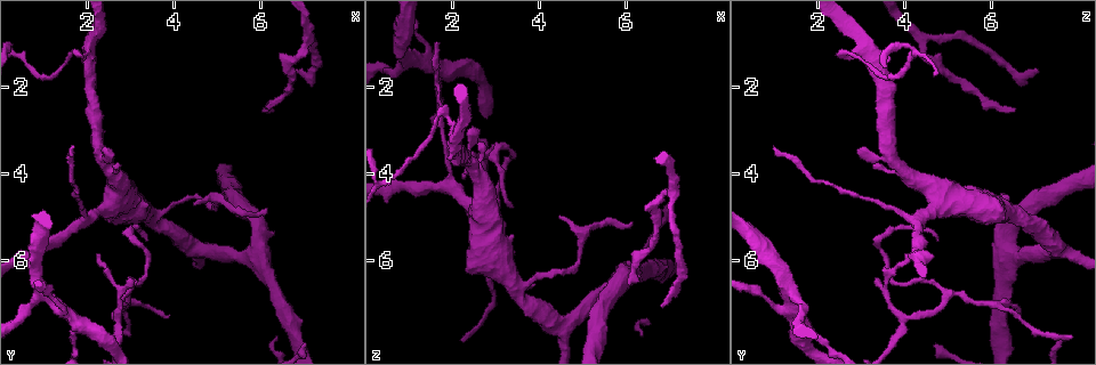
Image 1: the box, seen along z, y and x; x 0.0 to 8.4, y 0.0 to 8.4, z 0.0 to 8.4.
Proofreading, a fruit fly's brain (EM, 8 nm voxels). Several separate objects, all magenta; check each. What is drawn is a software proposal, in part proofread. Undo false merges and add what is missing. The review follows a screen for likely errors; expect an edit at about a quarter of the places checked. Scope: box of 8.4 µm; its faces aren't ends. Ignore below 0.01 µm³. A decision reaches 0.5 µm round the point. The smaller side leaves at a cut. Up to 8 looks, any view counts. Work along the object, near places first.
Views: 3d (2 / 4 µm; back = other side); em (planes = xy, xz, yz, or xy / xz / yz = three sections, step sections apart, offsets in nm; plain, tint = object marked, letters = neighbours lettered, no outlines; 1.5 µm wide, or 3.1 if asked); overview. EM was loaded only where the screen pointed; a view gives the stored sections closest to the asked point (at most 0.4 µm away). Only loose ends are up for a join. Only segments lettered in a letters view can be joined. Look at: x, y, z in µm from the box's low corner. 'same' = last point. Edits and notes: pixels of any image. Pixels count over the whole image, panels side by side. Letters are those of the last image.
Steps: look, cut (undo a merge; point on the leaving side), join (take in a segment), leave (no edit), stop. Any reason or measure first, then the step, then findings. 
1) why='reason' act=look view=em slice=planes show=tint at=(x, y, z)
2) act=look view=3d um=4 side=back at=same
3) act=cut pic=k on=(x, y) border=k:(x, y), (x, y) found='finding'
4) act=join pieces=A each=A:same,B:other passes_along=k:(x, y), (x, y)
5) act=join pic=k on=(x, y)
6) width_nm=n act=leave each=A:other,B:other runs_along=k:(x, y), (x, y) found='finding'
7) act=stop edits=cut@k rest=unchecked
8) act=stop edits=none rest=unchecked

why='a fork' act=look view=em slice=xz step=8 show=tint at=(1.80, 7.40, 1.65)

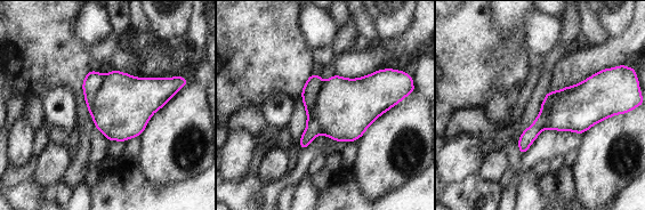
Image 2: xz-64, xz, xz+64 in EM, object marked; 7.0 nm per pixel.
act=look view=em slice=xy step=4 show=letters at=same

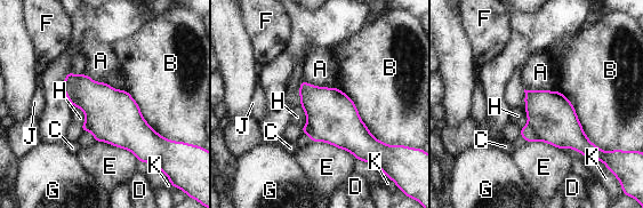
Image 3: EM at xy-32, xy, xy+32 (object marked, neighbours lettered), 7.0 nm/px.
width_nm=340 act=cut pic=3 on=(527, 133) each=A:other,B:other,C:other,D:other,E:other,F:other,G:other,H:other,J:other,K:other border=3:(528, 124), (538, 140) found='two cells meet here'

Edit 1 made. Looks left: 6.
act=look view=overview

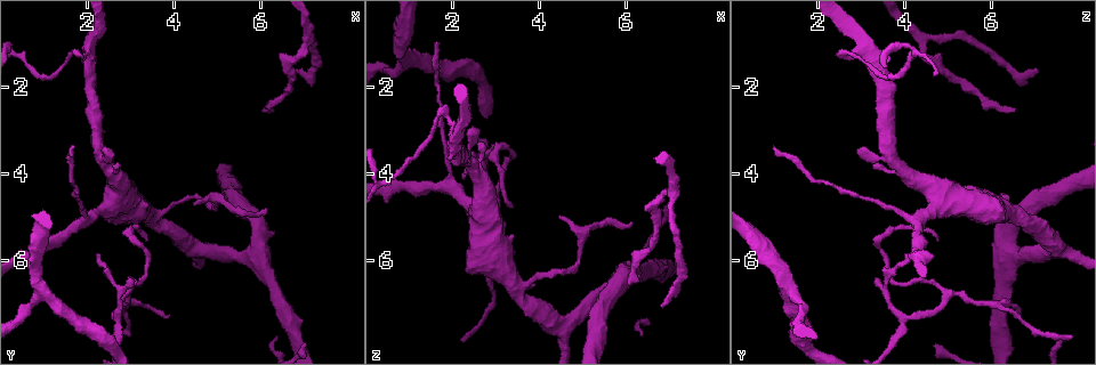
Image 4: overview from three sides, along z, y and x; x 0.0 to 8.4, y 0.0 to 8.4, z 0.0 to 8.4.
why='thick end' act=look view=3d um=4 at=(2.75, 3.85, 3.45)

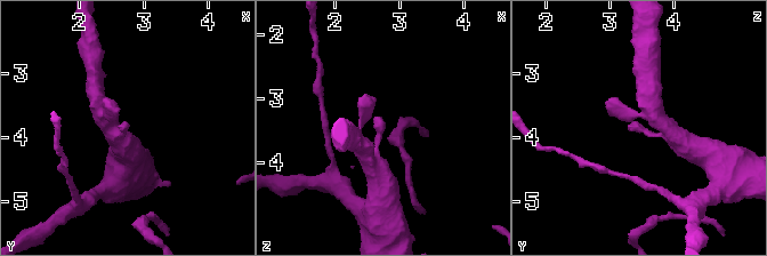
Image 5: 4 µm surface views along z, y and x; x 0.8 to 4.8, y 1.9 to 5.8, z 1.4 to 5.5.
act=look view=em slice=xy step=4 show=plain at=(2.75, 3.80, 3.45)

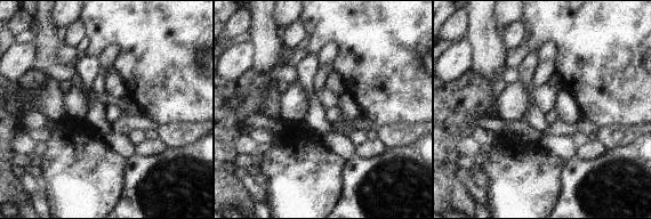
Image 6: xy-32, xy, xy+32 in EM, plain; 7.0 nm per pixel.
act=look view=em slice=xy step=4 show=letters at=same

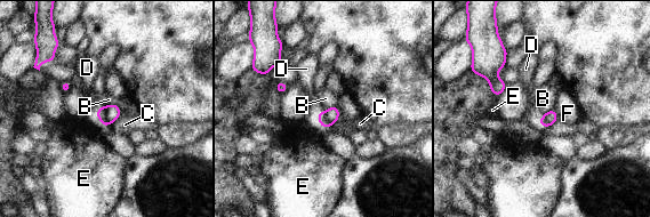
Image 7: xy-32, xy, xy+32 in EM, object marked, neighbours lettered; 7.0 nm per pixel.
longest_contact=B:170nm act=leave each=B:other,C:other,D:other,E:other,F:other border=7:(553, 109), (558, 120) found='none of them fits'

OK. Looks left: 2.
act=stop edits=cut@3 rest=unchecked

